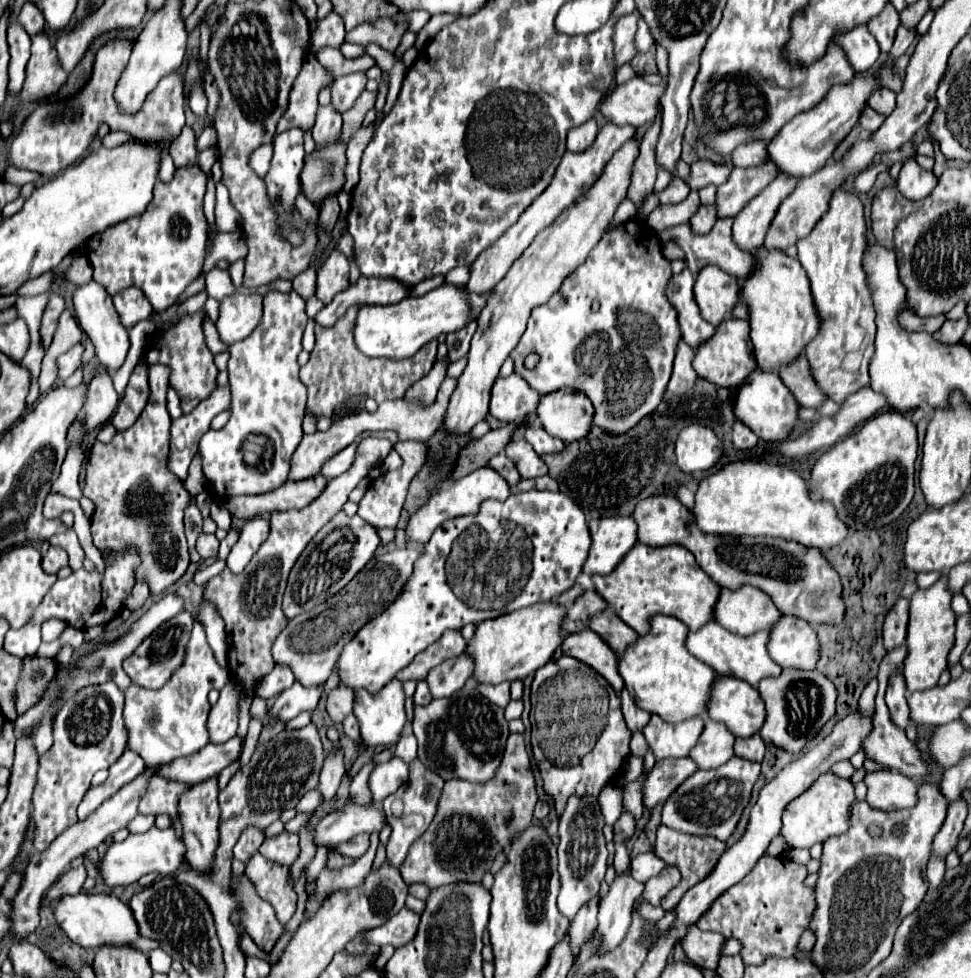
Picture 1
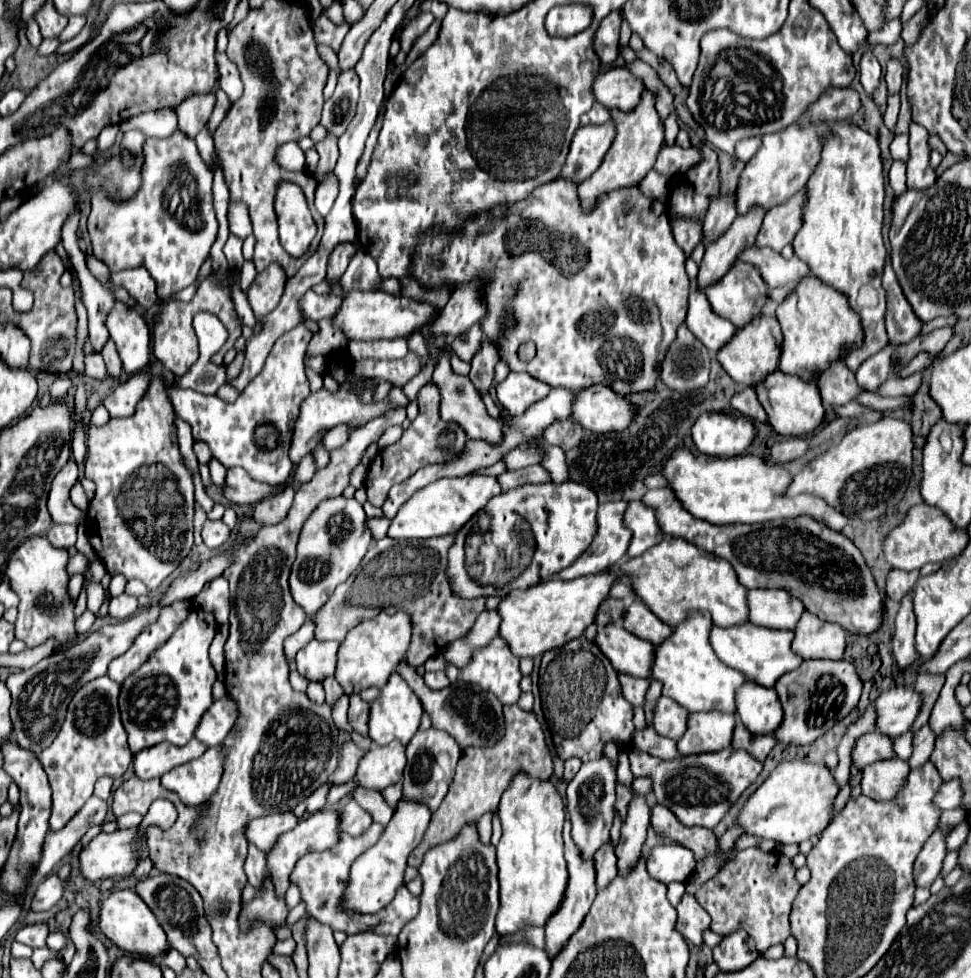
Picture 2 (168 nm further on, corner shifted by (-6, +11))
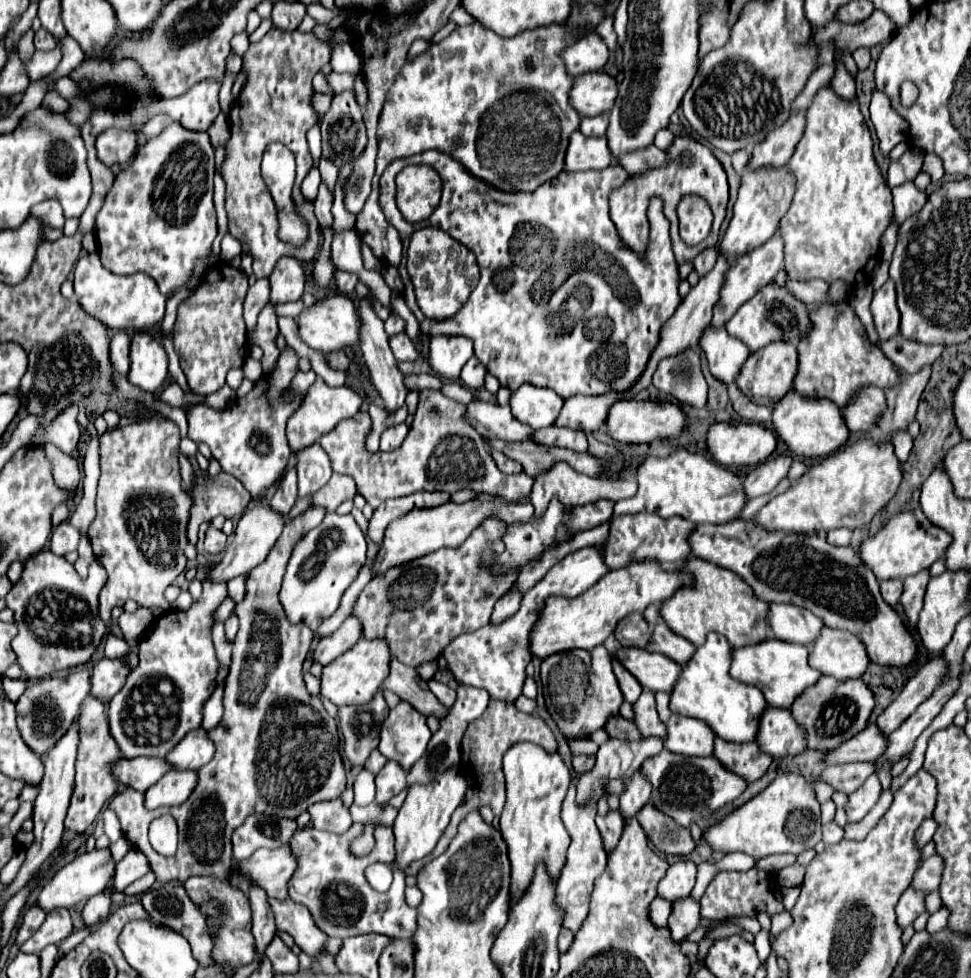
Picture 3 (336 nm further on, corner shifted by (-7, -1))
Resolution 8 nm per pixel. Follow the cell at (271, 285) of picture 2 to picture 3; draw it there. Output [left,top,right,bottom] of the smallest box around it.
[269,257,305,307]

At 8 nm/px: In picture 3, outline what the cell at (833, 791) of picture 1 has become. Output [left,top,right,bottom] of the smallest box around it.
[703,773,821,859]

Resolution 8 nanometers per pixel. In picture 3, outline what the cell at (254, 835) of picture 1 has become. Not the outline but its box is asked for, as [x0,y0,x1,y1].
[249,883,277,953]

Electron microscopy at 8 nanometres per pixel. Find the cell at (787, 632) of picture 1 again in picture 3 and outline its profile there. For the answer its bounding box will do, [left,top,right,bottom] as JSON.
[809,627,869,679]

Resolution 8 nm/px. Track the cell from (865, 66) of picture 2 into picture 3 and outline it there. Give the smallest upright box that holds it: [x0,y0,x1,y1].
[853,49,871,71]

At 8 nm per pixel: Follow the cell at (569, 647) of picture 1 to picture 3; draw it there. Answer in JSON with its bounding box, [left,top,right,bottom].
[615,647,681,691]

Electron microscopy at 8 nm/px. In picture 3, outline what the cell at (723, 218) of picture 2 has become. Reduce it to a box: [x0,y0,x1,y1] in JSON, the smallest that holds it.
[693,247,719,275]

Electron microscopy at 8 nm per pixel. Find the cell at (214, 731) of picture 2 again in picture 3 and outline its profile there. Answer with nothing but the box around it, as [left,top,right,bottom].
[167,729,215,769]

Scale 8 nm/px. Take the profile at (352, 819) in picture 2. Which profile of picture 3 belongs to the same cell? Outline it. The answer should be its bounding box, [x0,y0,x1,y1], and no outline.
[307,799,353,835]

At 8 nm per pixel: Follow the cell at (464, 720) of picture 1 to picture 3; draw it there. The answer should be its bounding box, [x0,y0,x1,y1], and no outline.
[383,659,449,721]

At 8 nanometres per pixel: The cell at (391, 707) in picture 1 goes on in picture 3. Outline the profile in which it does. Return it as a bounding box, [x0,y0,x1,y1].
[379,701,431,769]

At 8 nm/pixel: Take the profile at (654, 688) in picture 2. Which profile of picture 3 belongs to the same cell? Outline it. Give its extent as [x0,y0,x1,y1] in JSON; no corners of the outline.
[655,693,715,757]

